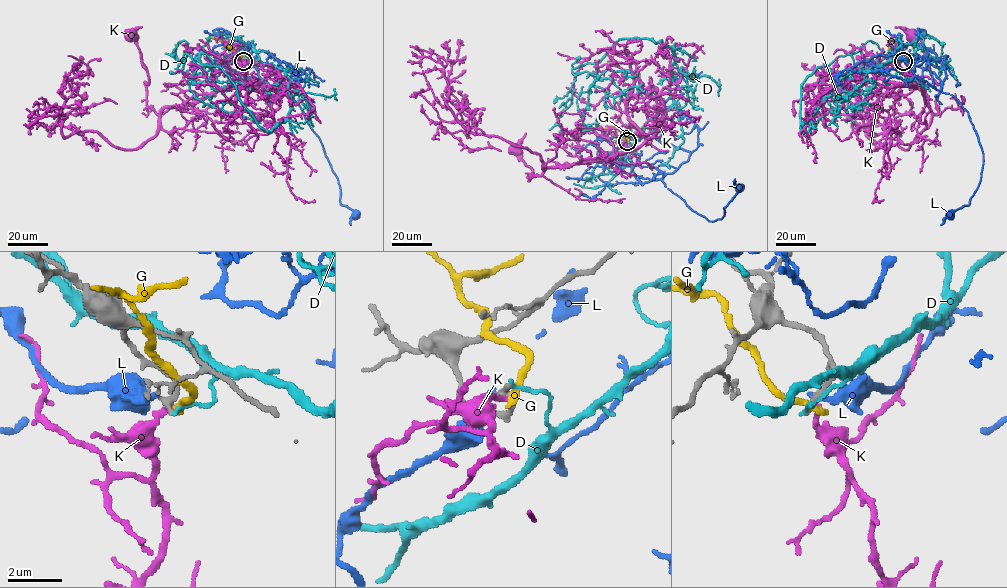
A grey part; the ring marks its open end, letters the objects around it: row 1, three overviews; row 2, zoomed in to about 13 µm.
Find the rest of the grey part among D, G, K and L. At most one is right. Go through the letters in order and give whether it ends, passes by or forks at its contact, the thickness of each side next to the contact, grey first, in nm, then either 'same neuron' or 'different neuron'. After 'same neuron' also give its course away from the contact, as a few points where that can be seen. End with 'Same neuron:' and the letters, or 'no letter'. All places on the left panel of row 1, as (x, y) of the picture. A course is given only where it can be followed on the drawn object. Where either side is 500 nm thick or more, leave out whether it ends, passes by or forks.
D: it ends | 240/110 nm | different neuron
G: it ends | 280/280 nm | different neuron
K: it ends | 280/200 nm | different neuron
L: it ends | 280/190 nm | different neuron
Same neuron: no letter

